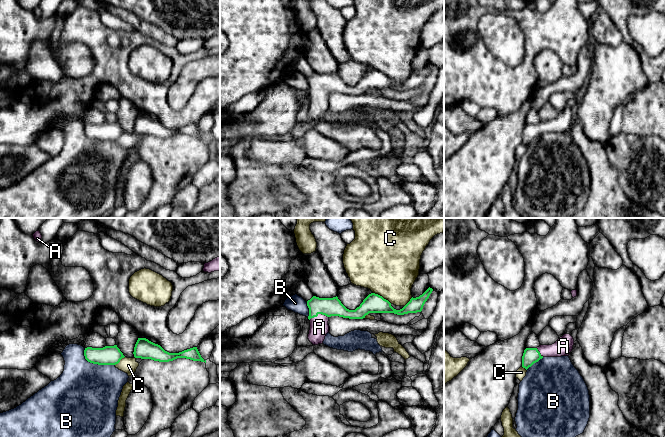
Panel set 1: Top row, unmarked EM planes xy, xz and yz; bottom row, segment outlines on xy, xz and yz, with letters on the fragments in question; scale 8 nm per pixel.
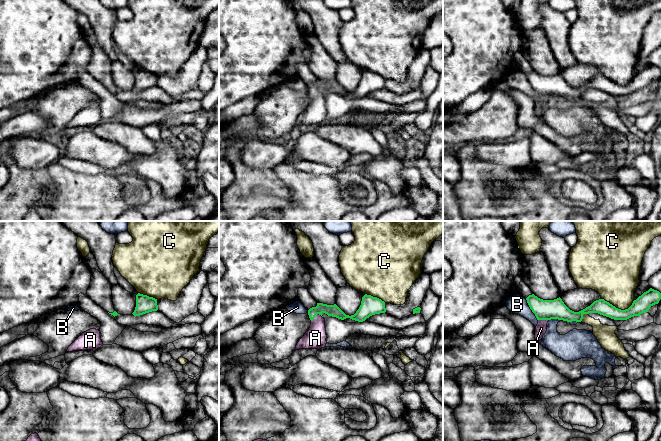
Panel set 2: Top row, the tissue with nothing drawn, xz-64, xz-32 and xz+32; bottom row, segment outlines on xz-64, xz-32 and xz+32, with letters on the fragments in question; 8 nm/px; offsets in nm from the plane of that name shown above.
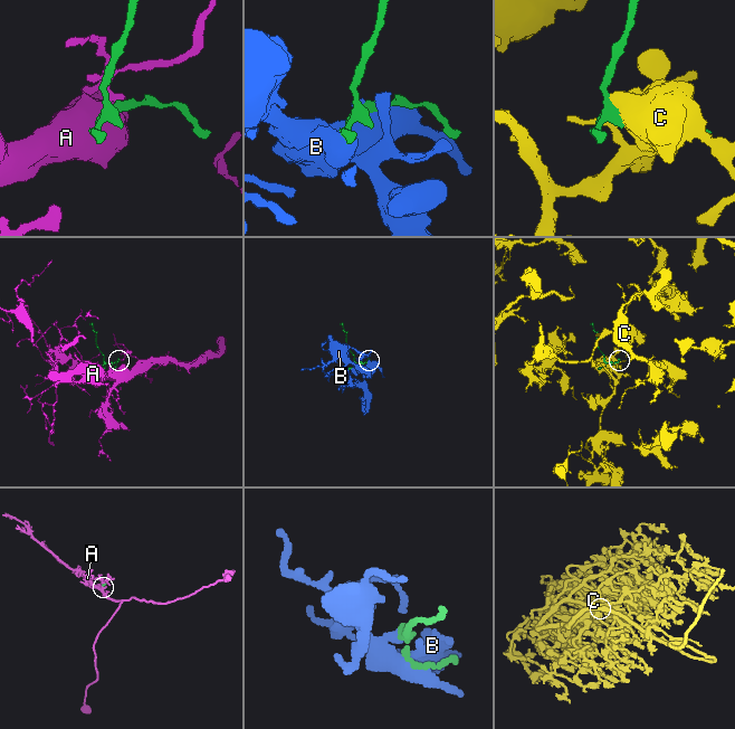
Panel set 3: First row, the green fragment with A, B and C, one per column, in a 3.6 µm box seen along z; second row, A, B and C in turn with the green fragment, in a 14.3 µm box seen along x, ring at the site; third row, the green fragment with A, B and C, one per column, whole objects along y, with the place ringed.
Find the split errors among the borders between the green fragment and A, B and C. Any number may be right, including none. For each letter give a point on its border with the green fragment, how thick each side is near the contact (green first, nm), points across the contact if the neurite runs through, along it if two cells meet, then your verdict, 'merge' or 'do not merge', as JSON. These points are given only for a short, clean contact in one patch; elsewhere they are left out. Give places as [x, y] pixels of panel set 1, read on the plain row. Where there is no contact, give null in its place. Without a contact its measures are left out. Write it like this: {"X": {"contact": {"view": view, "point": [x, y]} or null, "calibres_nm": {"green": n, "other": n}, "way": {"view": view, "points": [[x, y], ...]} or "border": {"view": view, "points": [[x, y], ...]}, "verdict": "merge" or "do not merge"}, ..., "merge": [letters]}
{"A": {"contact": {"view": "xz", "point": [318, 89]}, "calibres_nm": {"green": 150, "other": 150}, "way": {"view": "xz", "points": [[329, 83], [323, 84], [318, 89], [319, 103]]}, "verdict": "merge"}, "B": {"contact": {"view": "xy", "point": [95, 139]}, "calibres_nm": {"green": 160, "other": 480}, "verdict": "do not merge"}, "C": {"contact": {"view": "xz", "point": [381, 72]}, "calibres_nm": {"green": 160, "other": 480}, "verdict": "do not merge"}, "merge": ["A"]}

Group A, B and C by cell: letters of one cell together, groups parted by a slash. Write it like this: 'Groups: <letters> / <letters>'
Groups: A / B / C

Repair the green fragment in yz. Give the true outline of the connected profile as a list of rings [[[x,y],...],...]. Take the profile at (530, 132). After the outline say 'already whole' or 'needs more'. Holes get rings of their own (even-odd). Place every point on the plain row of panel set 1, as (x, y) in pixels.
[[[564,110],[552,121],[540,121],[537,124],[526,124],[522,132],[522,143],[526,146],[543,133],[569,132],[573,125],[574,115]]] | needs more

